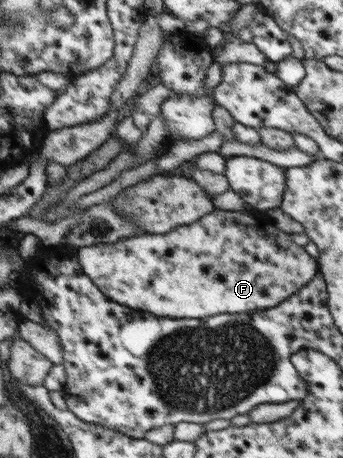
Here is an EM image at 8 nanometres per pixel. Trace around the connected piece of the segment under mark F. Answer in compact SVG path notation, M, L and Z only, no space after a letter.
M214 209L210 213L203 215L194 223L176 226L168 233L148 233L138 234L129 238L122 238L116 243L98 243L90 247L81 247L78 250L77 263L81 266L85 275L88 275L92 283L98 287L106 297L112 301L124 305L130 309L148 312L156 317L166 317L168 319L212 319L222 313L254 313L276 307L292 294L303 288L318 273L317 261L304 249L303 246L294 243L292 236L279 230L274 226L274 221L266 212L256 209L250 211L242 210L222 210Z

